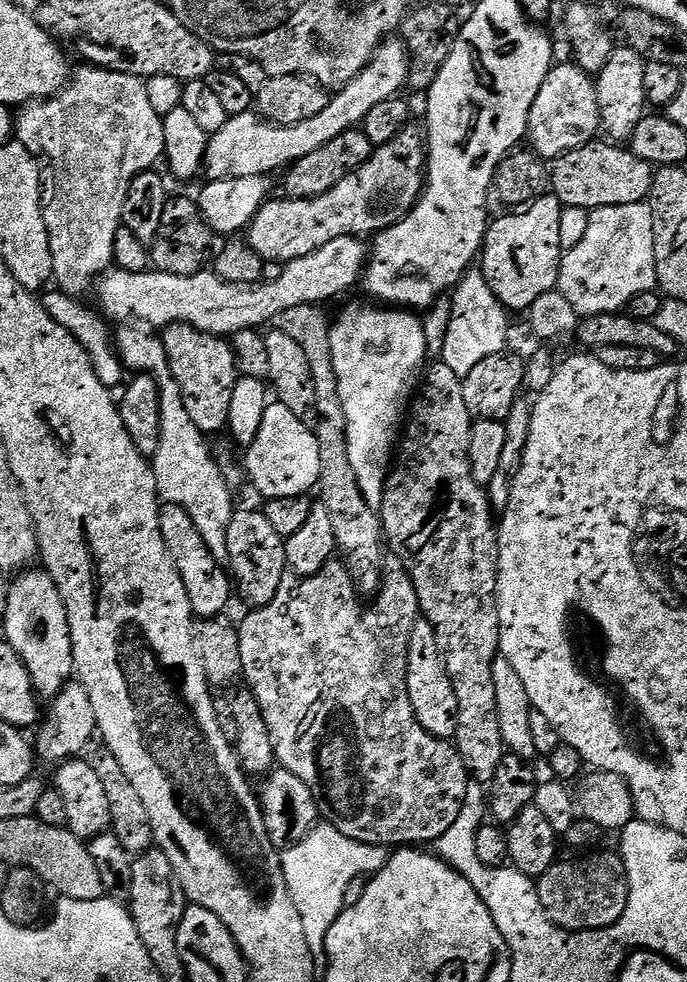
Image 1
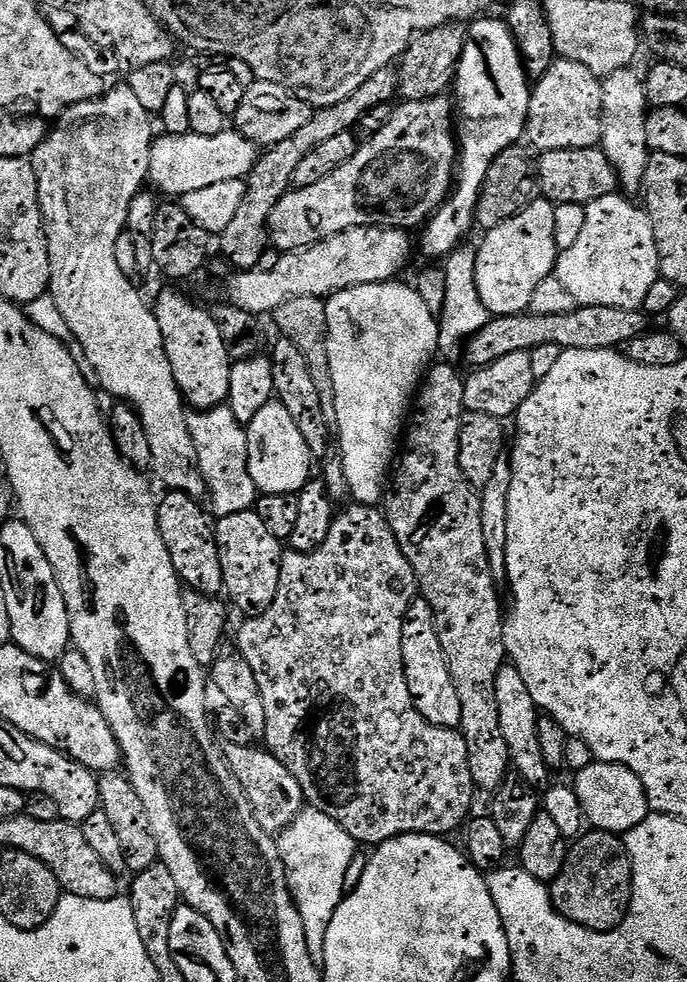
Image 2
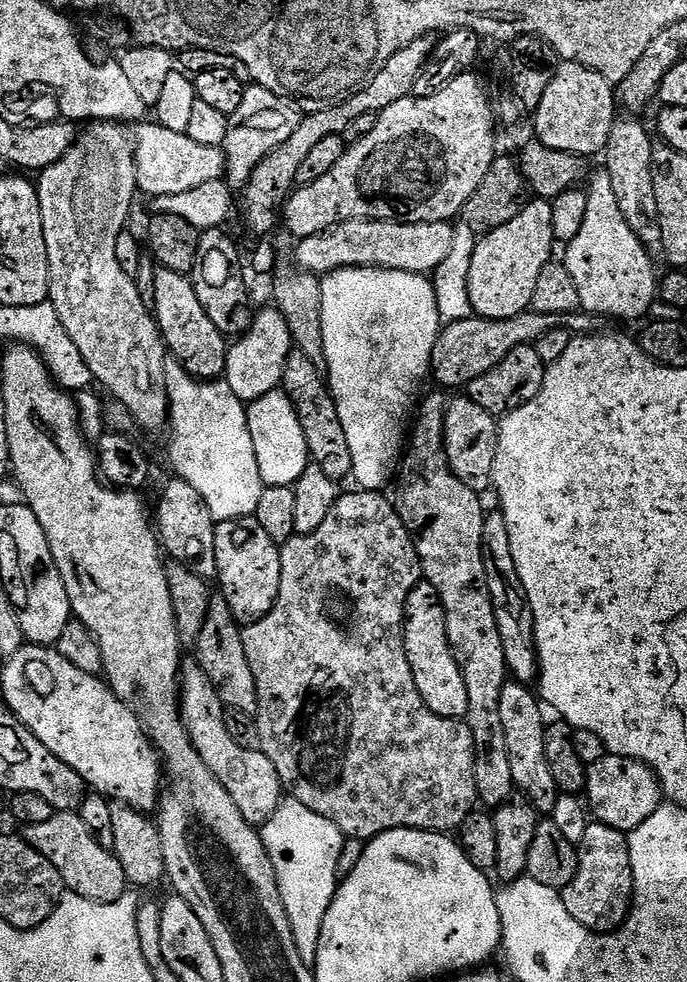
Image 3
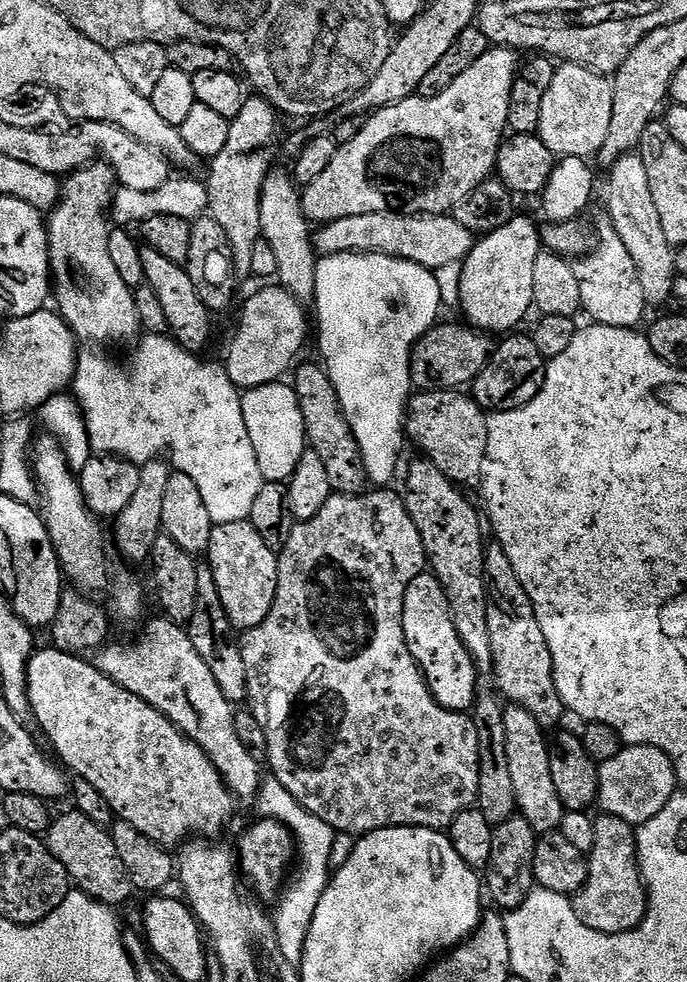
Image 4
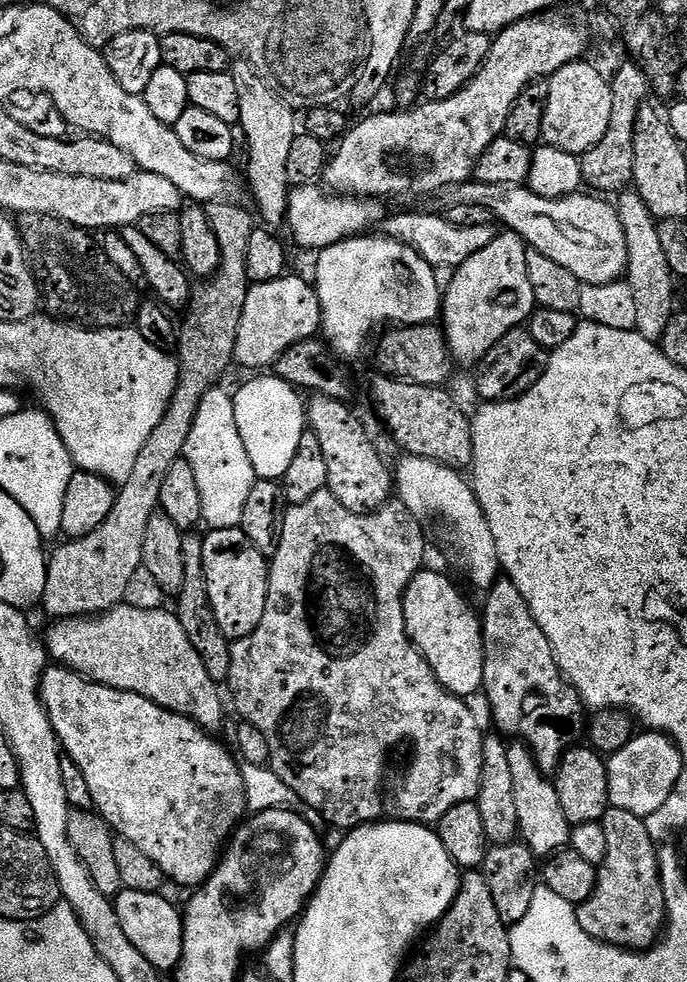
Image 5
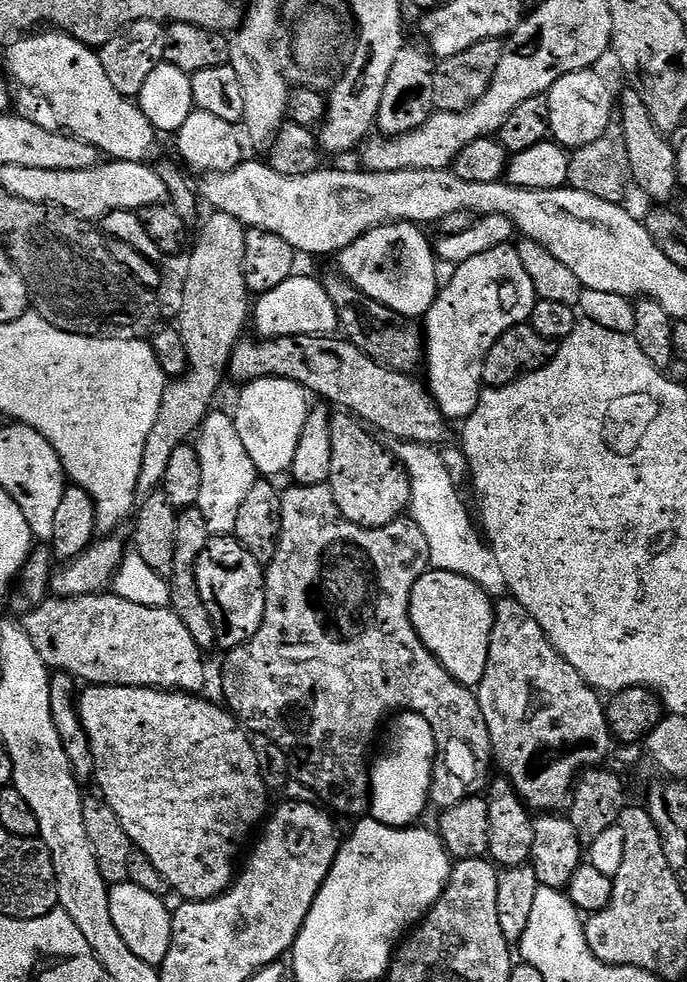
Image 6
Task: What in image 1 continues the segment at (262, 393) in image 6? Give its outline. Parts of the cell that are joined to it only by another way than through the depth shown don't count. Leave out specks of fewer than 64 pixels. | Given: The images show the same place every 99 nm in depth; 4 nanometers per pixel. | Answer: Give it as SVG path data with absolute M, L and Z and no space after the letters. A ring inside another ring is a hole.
M269 403L264 412L262 424L258 428L258 434L252 444L247 445L244 456L244 468L248 472L248 480L264 495L264 498L294 498L311 493L319 482L319 440L315 431L309 429L296 417L296 412L288 404Z

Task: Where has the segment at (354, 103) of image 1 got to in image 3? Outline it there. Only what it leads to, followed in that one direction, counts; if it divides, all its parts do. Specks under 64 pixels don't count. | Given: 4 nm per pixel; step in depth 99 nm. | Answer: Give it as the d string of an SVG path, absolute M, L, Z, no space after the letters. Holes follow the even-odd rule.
M144 122L134 132L136 154L136 182L141 193L148 198L186 194L206 182L214 182L225 175L224 154L220 148L201 146L183 132L166 130L166 126L155 122Z

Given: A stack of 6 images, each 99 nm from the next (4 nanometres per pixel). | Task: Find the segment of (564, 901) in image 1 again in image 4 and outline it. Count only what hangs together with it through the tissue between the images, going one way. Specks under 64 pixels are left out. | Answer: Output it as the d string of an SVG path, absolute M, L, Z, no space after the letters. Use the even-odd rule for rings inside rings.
M603 814L595 817L596 833L594 834L594 846L591 852L587 853L588 858L588 880L578 890L575 896L571 897L574 914L590 930L598 930L602 934L622 934L638 927L648 914L649 893L646 894L646 885L642 875L641 861L636 861L636 832L633 825L622 822L622 818L614 818Z

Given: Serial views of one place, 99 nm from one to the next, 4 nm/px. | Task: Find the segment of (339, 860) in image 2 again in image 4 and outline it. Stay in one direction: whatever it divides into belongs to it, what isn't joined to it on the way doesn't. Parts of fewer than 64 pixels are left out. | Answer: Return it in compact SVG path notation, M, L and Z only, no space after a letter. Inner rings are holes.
M275 778L261 779L260 795L256 797L254 807L260 811L261 817L268 817L284 824L292 832L295 841L295 871L291 873L275 905L277 908L276 912L274 908L274 919L278 946L286 957L286 962L298 966L304 957L306 938L310 934L310 922L314 922L314 910L318 910L318 902L322 902L322 894L330 879L330 869L333 867L332 847L335 846L338 836L326 822L322 822L322 818L310 814L310 810L303 808L294 798L294 794L290 794L290 790L286 790L286 786L282 786L282 782Z

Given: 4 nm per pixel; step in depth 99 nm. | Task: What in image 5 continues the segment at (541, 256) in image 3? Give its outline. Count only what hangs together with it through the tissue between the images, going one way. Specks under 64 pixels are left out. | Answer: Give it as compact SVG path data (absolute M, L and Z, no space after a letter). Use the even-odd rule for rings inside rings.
M501 231L486 246L486 250L478 250L474 258L466 258L466 262L455 269L452 282L447 284L442 296L442 327L452 345L455 363L479 365L484 355L500 341L510 330L521 327L536 311L536 295L534 286L530 286L530 270L528 269L528 253L530 249L523 238L516 232Z

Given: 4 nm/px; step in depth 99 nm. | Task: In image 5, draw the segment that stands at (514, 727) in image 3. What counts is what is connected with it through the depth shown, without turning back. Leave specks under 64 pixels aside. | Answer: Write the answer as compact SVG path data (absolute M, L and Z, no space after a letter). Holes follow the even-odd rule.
M513 747L508 753L510 774L514 774L514 802L518 805L519 835L538 858L551 858L567 849L572 843L573 824L562 810L562 798L558 798L555 783L546 777L545 769L536 762L527 747Z

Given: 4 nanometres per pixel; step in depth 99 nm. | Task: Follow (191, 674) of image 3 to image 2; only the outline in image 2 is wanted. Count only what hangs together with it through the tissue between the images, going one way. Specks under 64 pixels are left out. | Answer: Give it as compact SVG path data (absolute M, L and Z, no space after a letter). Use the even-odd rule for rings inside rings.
M225 743L222 751L228 768L238 778L250 806L254 810L254 818L262 830L273 838L279 837L281 832L288 829L290 822L305 807L306 801L302 794L299 777L289 770L285 761L274 758L271 751L257 746L242 747ZM264 751L264 752L263 752ZM272 756L273 760L272 760Z

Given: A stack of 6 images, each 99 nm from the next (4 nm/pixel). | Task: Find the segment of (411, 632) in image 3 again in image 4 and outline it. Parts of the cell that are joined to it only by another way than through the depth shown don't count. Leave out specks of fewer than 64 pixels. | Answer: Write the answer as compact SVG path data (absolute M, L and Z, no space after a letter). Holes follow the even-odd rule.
M421 574L418 578L414 578L414 582L410 582L402 606L402 630L406 634L406 646L410 650L410 654L420 664L420 669L424 672L428 689L432 691L432 697L446 710L467 713L475 705L478 695L476 664L470 658L462 638L458 634L448 599L435 576Z

